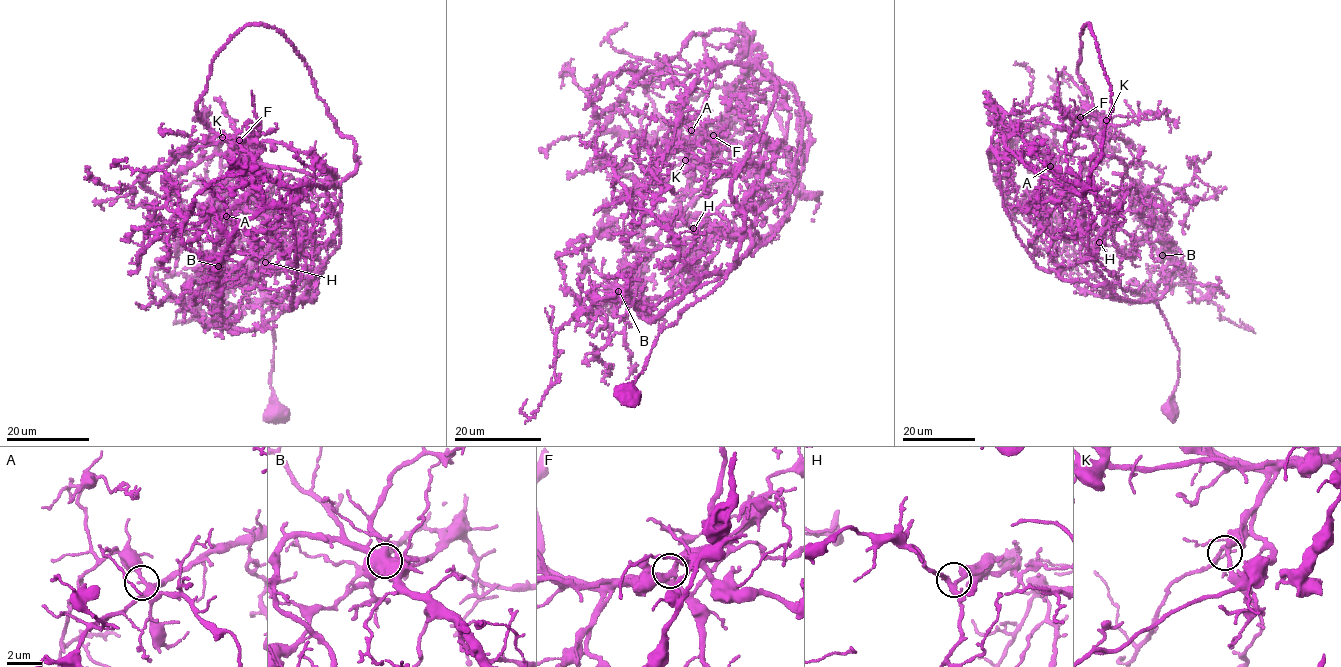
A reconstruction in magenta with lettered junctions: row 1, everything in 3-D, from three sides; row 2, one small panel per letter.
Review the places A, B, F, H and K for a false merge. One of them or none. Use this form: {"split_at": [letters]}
{"split_at": ["B"]}

